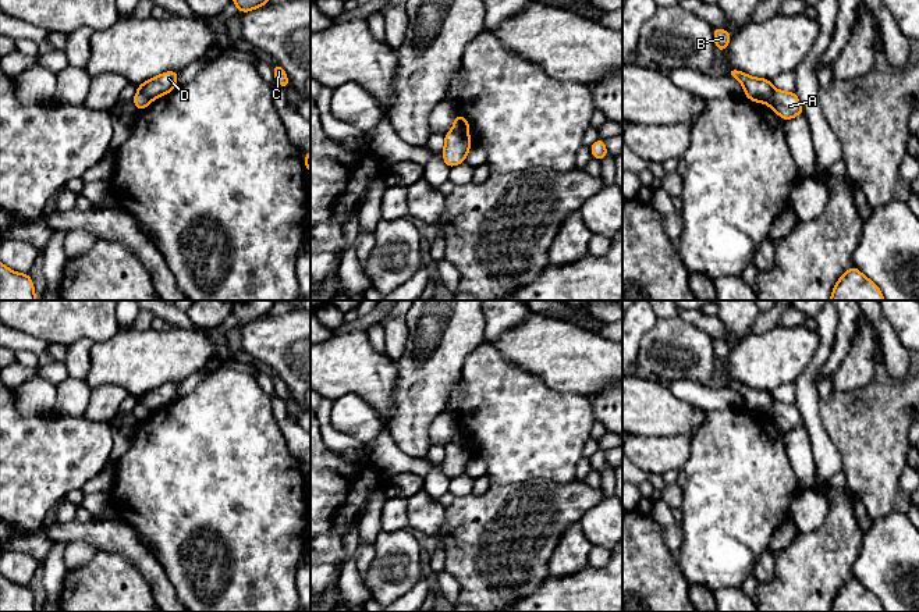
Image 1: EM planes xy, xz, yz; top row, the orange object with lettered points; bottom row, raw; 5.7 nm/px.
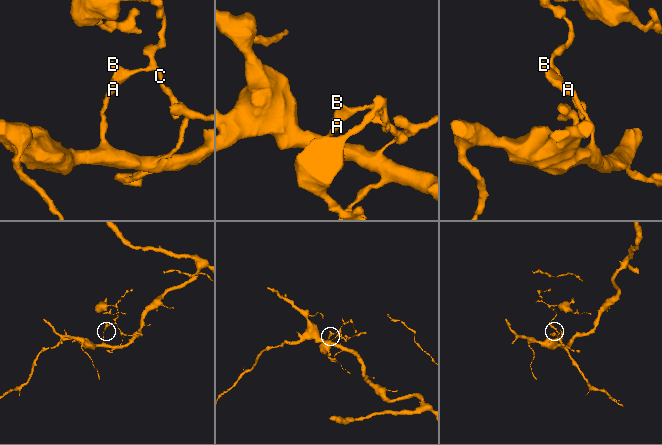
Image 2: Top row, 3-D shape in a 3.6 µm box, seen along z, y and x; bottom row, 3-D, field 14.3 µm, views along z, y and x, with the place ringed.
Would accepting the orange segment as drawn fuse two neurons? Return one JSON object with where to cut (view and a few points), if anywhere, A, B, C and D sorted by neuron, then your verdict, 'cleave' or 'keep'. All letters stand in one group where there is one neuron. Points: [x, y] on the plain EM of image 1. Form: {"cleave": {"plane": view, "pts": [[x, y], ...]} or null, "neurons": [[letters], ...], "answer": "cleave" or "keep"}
{"cleave": {"plane": "xz", "pts": [[451, 441], [468, 451]]}, "neurons": [["A"], ["B", "C", "D"]], "answer": "cleave"}

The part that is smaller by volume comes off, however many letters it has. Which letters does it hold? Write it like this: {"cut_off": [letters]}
{"cut_off": ["B", "C", "D"]}

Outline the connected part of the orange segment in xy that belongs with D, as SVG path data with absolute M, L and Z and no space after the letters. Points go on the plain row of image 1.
M166 382L141 395L138 401L150 412L155 412L177 398L178 382Z

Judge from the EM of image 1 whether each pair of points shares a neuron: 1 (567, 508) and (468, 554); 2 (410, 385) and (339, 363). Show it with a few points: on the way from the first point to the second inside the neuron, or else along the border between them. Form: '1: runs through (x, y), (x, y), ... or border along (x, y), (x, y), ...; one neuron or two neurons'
1: runs through (542, 511), (513, 529), (493, 548); one neuron
2: border along (396, 362), (397, 387), (391, 413); two neurons

